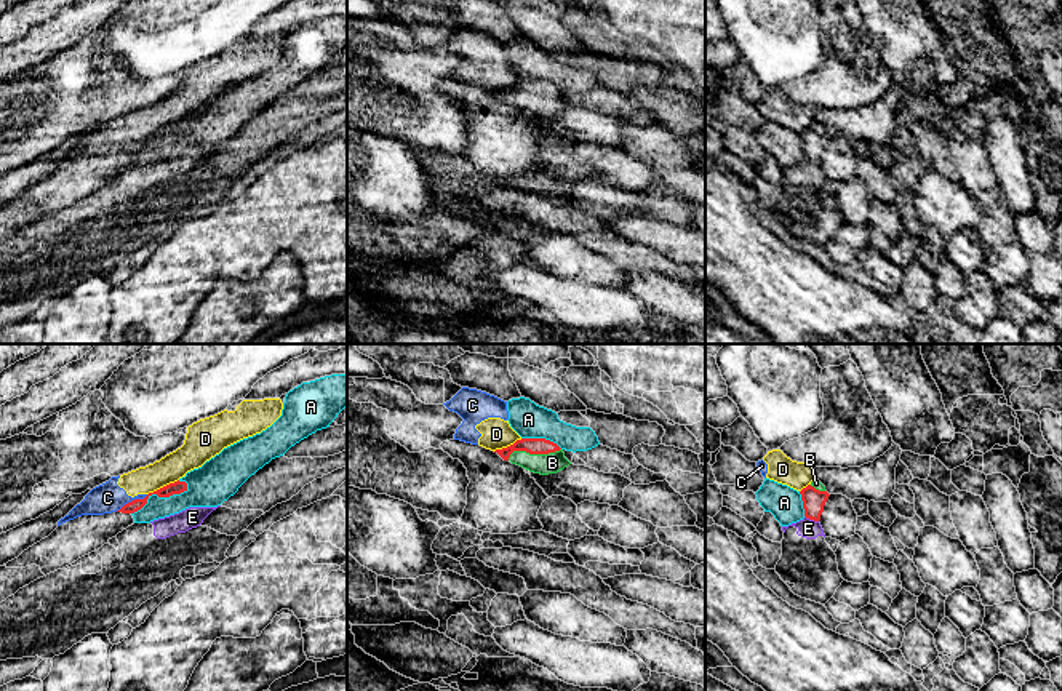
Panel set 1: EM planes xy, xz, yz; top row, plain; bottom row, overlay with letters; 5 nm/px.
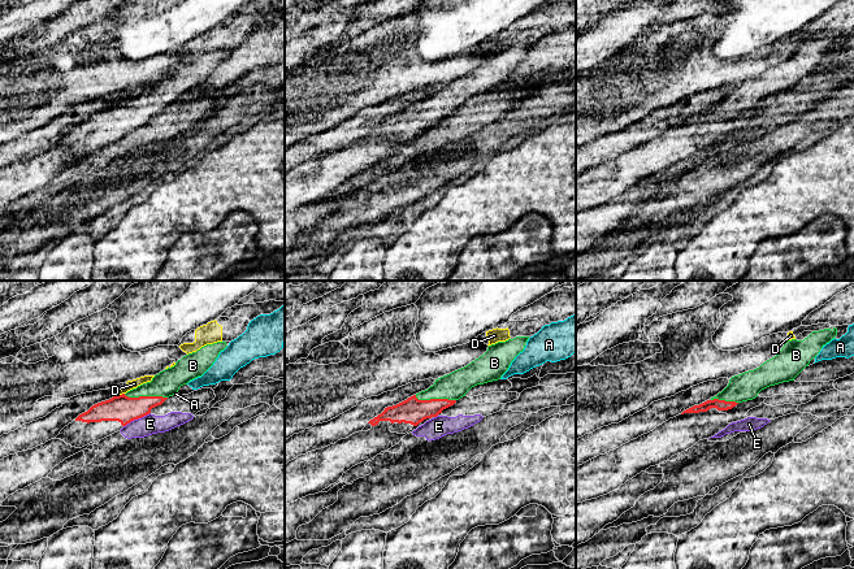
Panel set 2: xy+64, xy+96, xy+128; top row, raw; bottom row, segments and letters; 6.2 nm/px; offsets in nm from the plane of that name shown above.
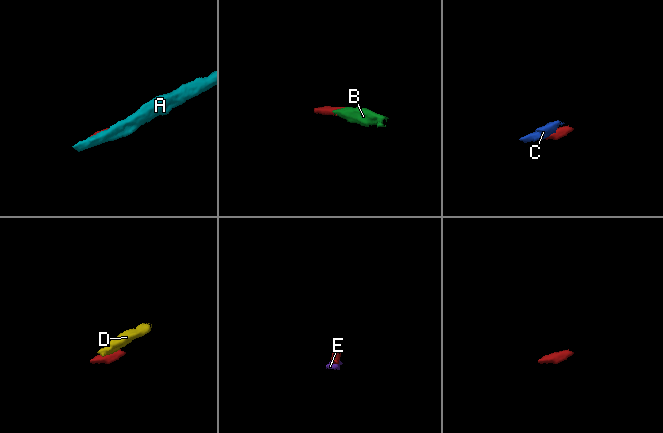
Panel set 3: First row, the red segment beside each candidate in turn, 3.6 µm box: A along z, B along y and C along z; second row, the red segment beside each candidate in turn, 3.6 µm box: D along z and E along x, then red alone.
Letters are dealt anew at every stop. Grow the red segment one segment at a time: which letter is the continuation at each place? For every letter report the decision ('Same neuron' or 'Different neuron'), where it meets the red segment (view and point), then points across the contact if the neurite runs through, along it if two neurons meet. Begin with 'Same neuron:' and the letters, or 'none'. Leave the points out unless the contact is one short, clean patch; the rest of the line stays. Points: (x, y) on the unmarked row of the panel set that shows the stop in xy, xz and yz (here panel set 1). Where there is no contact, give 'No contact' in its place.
Same neuron: B
A: Different neuron. Touches red at xy (160, 138). Boundary: xy (187, 125), (179, 135), (168, 138), (152, 136), (131, 155)
B: Same neuron. Touches red at xz (533, 95). Path across: xz (530, 87), (533, 95), (546, 98), (552, 104)
C: Different neuron. Touches red at xy (131, 143). Boundary: xy (147, 136), (131, 141), (115, 152)
D: Different neuron. Touches red at xy (163, 128). Boundary: xy (178, 120), (147, 136)
E: Different neuron. Touches red at yz (811, 160). Boundary: yz (805, 157), (818, 163)

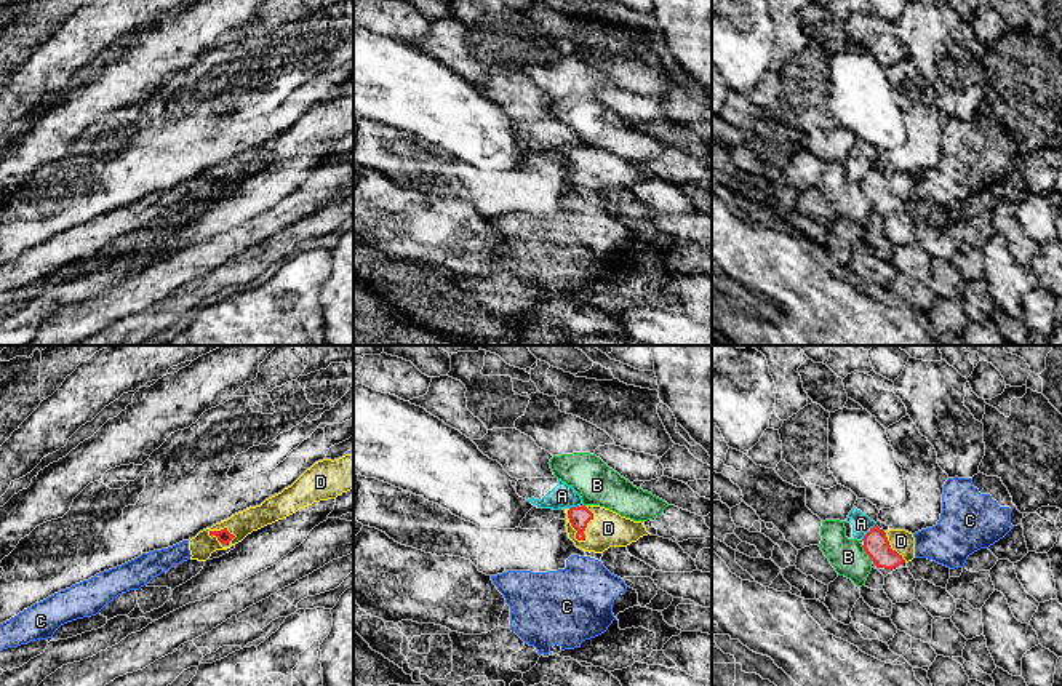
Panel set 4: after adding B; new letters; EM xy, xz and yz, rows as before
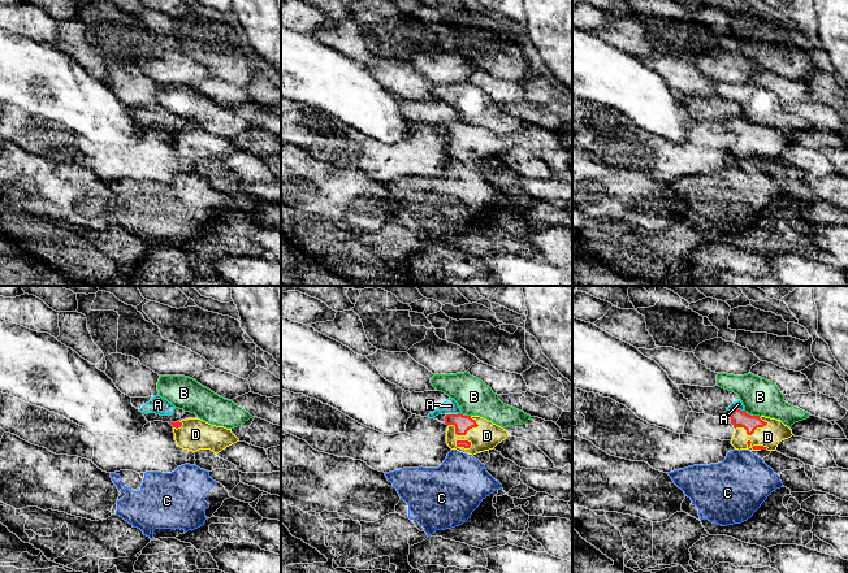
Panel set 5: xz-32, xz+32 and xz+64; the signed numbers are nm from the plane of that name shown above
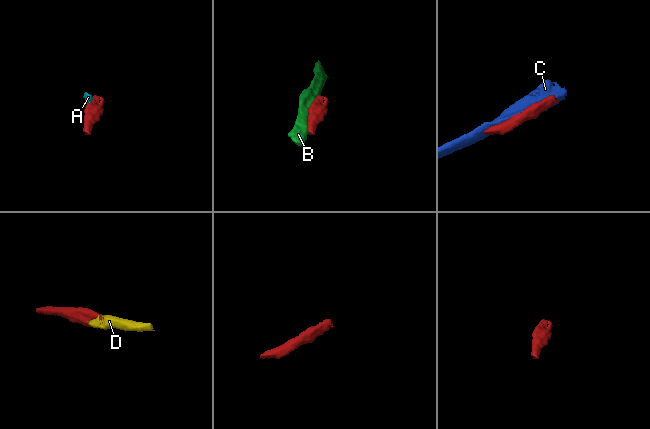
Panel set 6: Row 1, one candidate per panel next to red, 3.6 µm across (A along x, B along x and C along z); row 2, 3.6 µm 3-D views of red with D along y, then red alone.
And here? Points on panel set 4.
Same neuron: D
A: Different neuron. Touches red at xz (573, 149). Boundary: xz (578, 146), (570, 151)
B: Different neuron. Touches red at yz (866, 194)
C: Different neuron. Touches red at xy (176, 207)
D: Same neuron. Touches red at xz (573, 168). Path across: xz (579, 159), (573, 168), (578, 181), (608, 170)

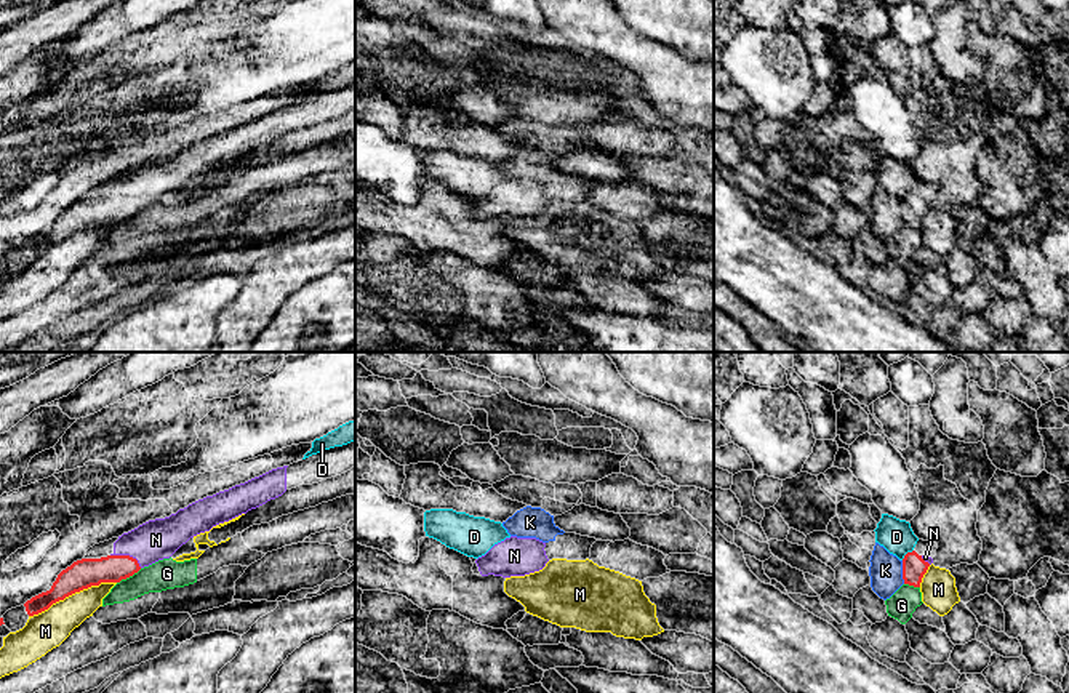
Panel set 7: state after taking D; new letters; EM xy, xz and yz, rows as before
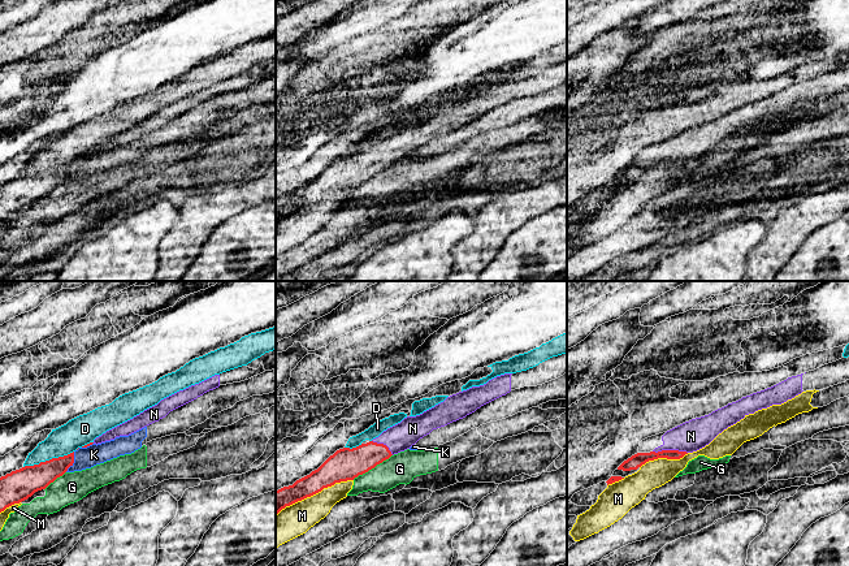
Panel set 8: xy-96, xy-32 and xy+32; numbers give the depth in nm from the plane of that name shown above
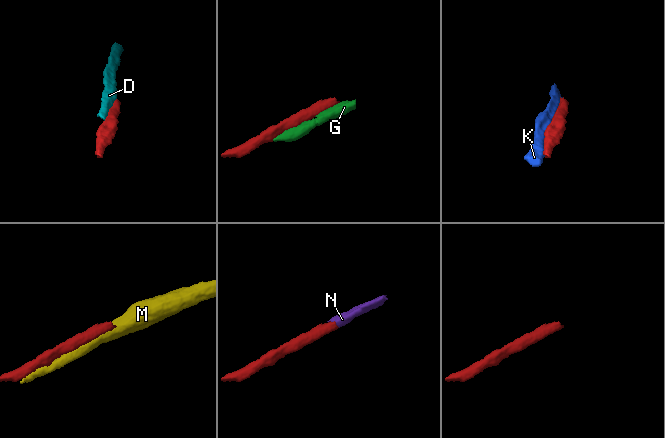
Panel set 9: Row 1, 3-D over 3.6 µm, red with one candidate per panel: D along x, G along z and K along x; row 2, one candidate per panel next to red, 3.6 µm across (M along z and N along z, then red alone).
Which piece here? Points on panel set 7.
Same neuron: N
D: Different neuron. Touches red at yz (906, 196)
G: Different neuron. Touches red at xy (128, 218)
K: Different neuron. Touches red at yz (903, 213)
M: Different neuron. Touches red at xy (72, 234)
N: Same neuron. Touches red at xy (127, 197). Path across: xy (84, 215), (114, 210), (127, 197), (156, 181)

